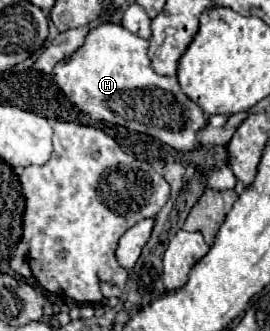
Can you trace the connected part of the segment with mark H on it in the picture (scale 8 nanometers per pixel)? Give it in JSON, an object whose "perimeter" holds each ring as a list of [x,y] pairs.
{"perimeter":[[[113,22],[101,24],[99,28],[95,28],[87,34],[83,48],[79,48],[79,52],[75,52],[75,56],[71,56],[65,62],[59,62],[55,66],[55,72],[53,72],[55,82],[65,92],[65,96],[69,96],[71,102],[77,104],[77,108],[83,114],[87,114],[95,120],[121,124],[129,130],[149,134],[149,136],[161,140],[163,144],[171,146],[175,152],[201,150],[203,144],[199,140],[199,132],[209,124],[205,112],[191,98],[187,98],[183,94],[183,90],[177,82],[177,76],[159,76],[153,70],[147,50],[149,50],[149,42],[131,34],[121,24],[113,24]]]}

